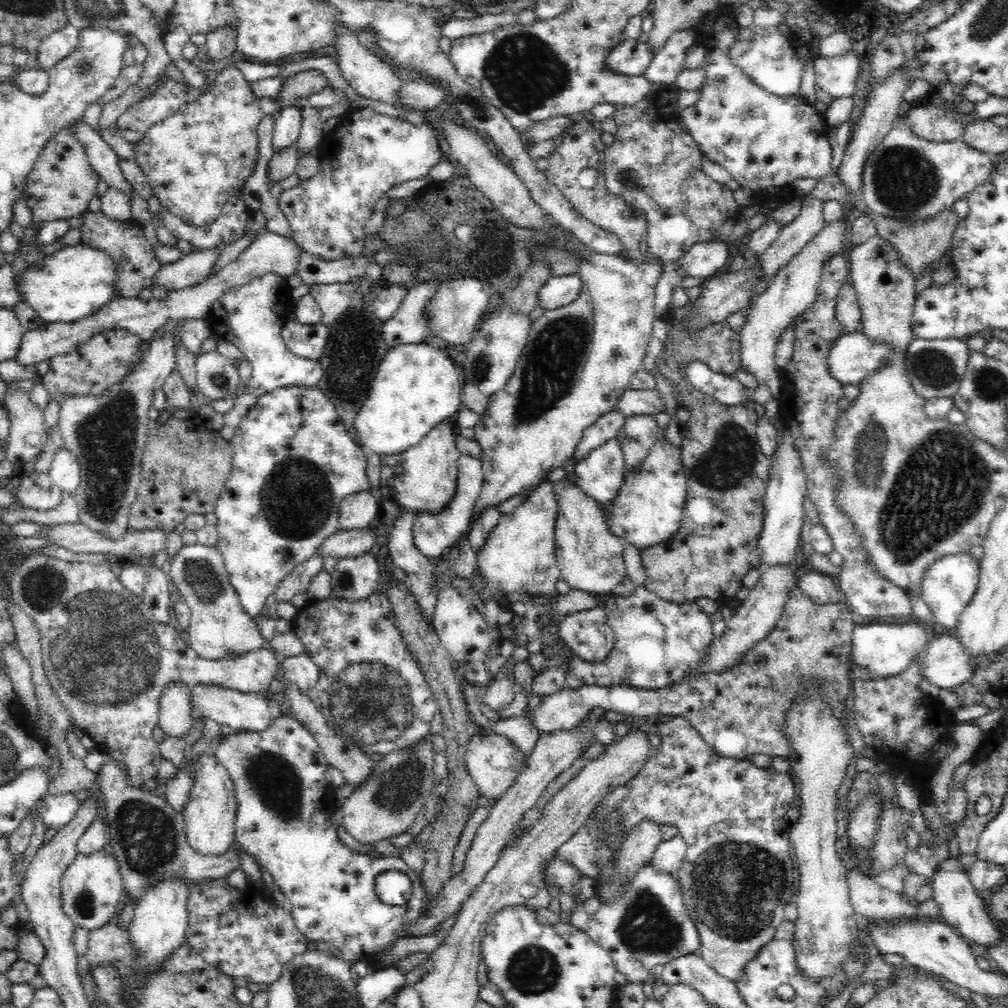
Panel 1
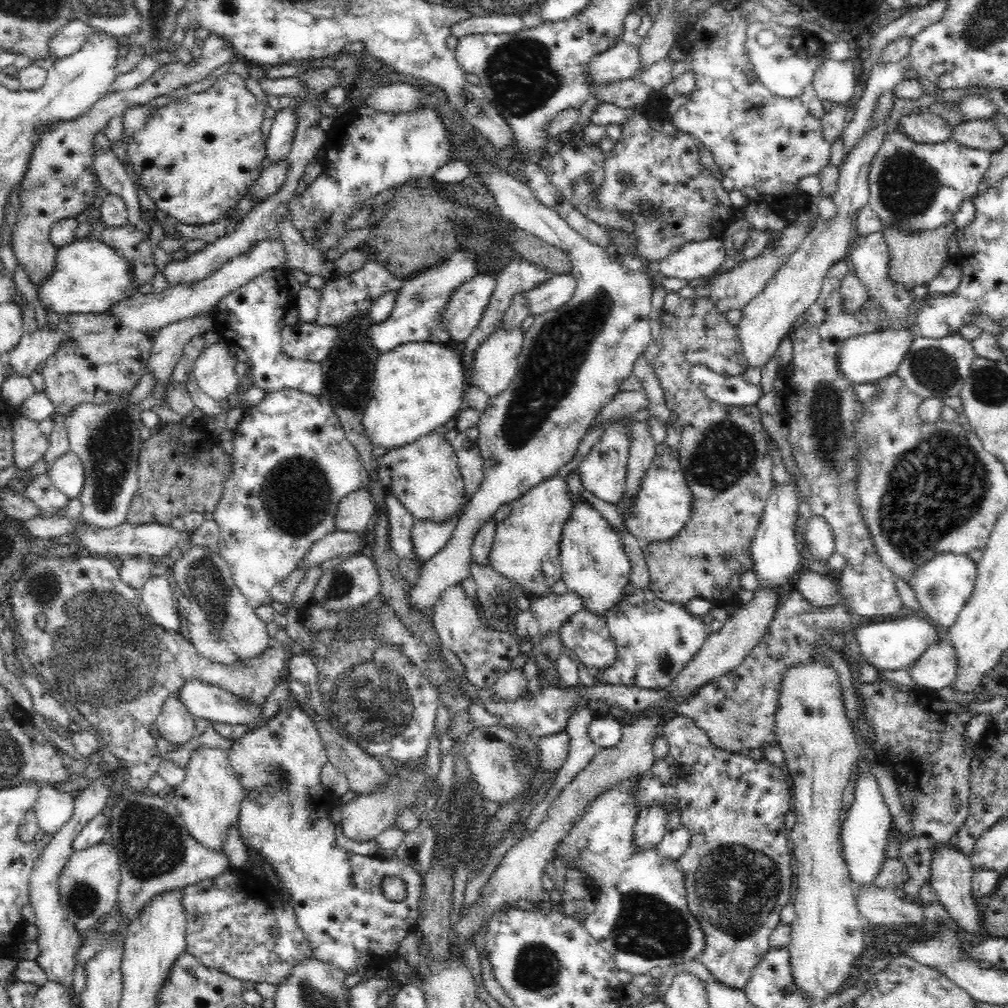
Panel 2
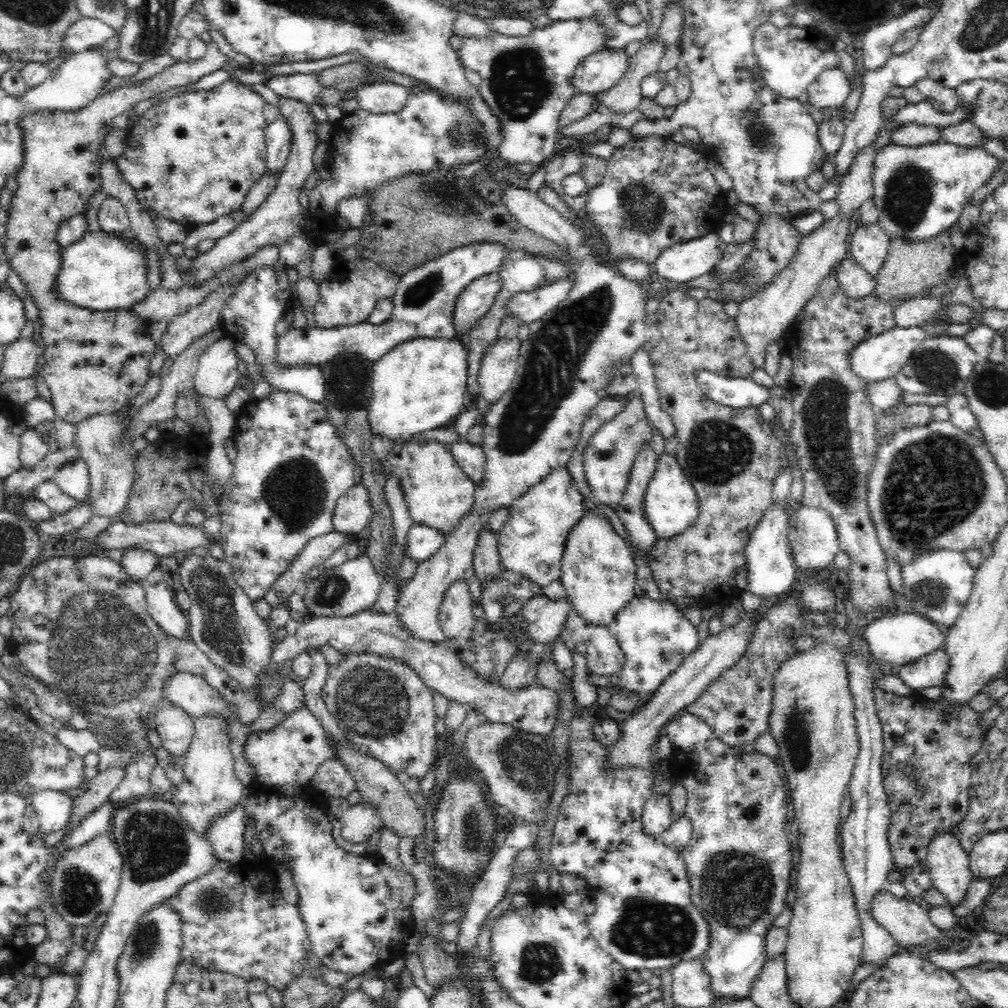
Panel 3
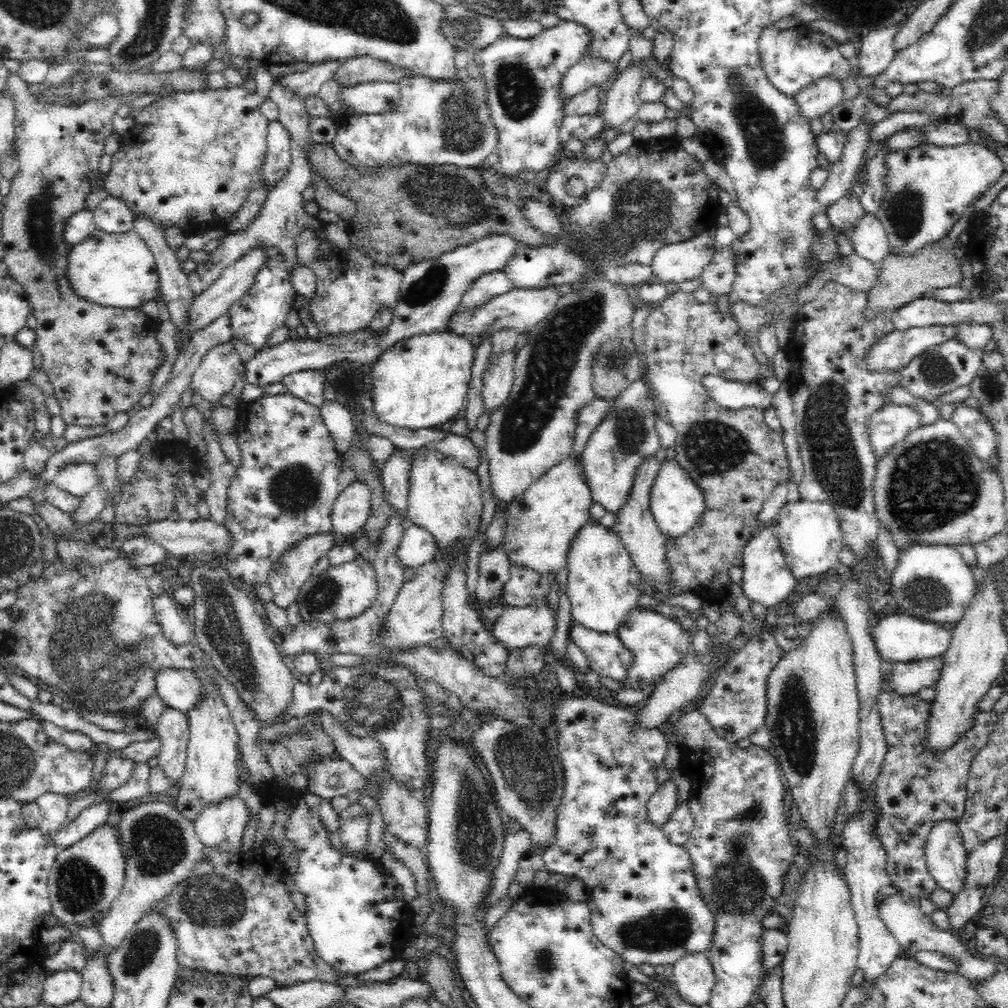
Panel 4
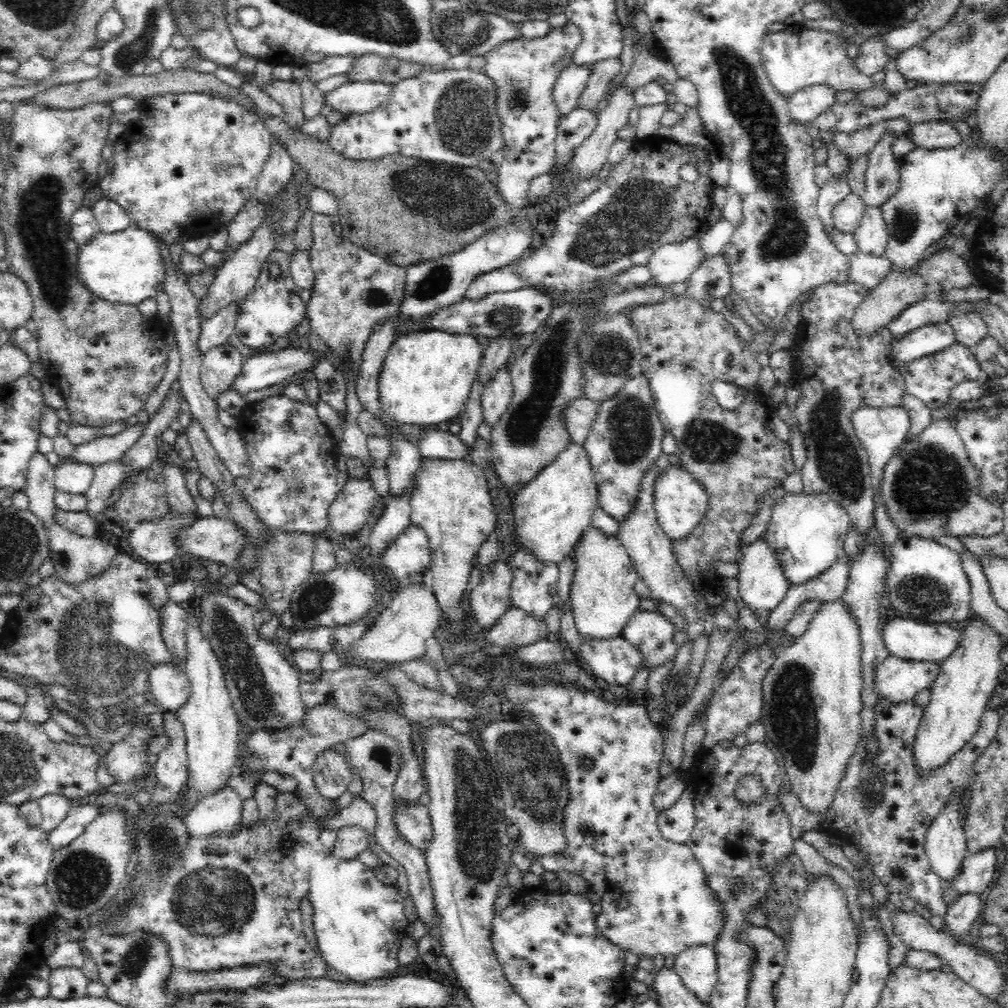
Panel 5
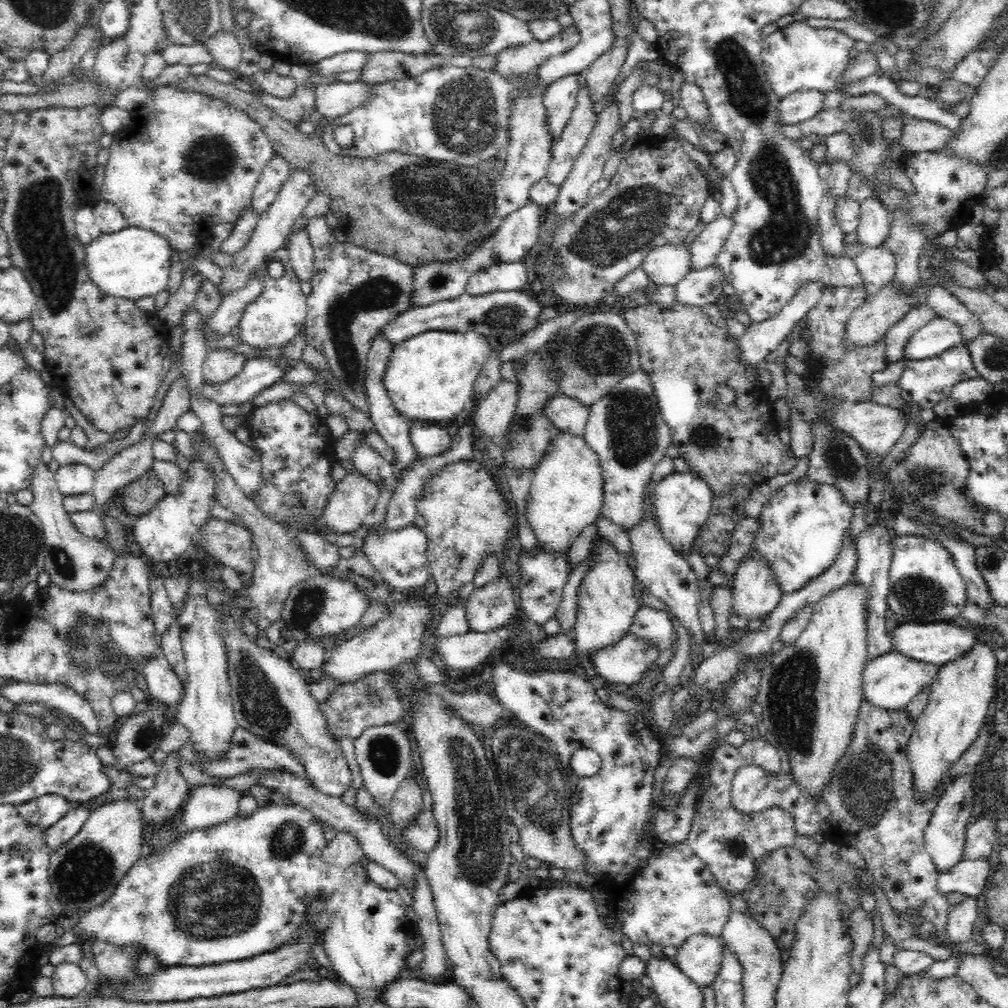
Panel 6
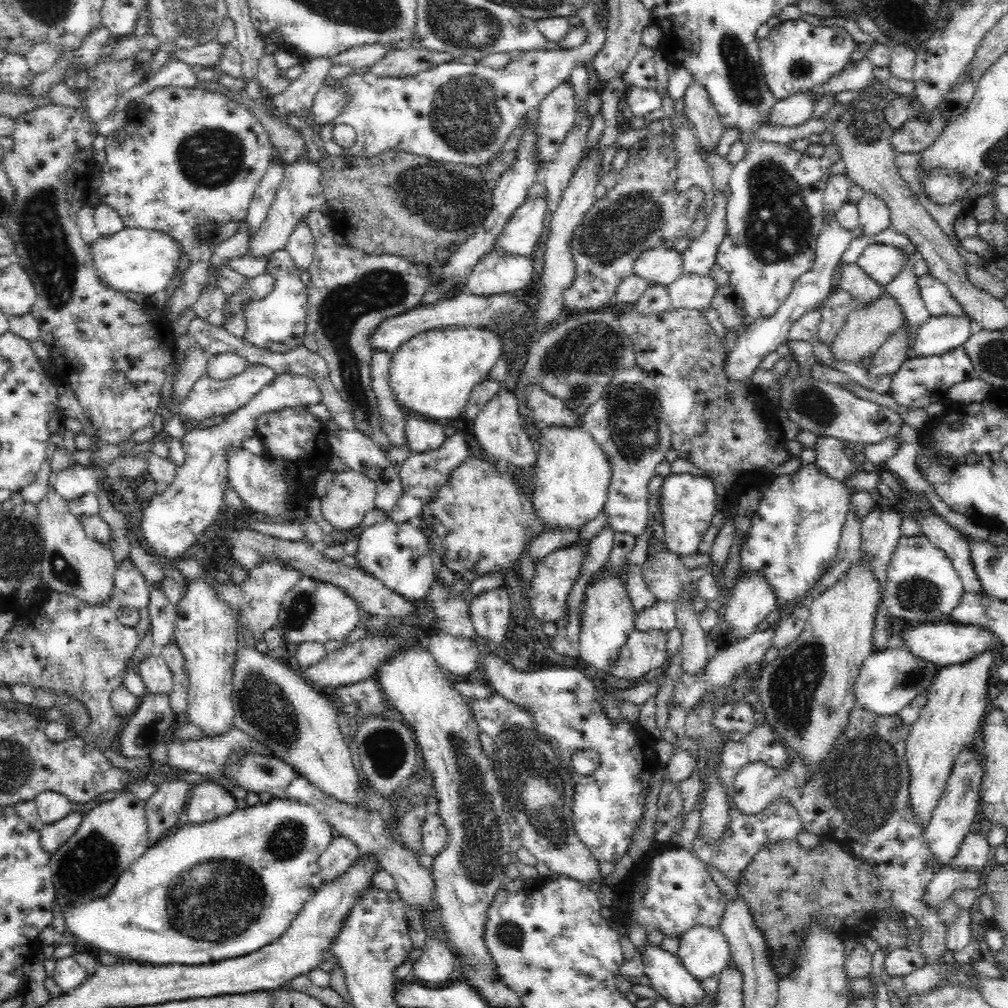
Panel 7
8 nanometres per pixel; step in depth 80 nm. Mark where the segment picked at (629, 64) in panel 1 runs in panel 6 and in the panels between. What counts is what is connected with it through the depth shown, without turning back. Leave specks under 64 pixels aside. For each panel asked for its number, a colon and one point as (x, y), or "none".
2: (619, 62)
3: (599, 71)
4: (587, 71)
5: (567, 88)
6: (559, 99)

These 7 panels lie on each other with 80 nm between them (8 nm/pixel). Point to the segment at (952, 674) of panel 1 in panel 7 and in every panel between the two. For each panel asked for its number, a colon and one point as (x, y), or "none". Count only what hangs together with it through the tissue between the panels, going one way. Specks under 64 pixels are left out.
2: (934, 671)
3: (929, 671)
4: (905, 679)
5: (896, 681)
6: (890, 682)
7: (889, 679)

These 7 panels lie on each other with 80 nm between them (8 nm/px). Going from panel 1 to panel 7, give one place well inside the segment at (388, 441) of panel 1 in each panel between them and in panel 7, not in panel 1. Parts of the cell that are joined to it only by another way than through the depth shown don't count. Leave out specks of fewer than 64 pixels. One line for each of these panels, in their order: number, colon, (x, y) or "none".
2: (419, 386)
3: (419, 385)
4: (421, 381)
5: (426, 377)
6: (429, 377)
7: (432, 374)

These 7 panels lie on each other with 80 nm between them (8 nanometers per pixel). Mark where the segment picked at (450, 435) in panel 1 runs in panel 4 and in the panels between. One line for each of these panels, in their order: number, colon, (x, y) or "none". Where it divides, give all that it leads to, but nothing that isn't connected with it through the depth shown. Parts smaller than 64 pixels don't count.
2: (424, 475)
3: (438, 493)
4: (445, 497)

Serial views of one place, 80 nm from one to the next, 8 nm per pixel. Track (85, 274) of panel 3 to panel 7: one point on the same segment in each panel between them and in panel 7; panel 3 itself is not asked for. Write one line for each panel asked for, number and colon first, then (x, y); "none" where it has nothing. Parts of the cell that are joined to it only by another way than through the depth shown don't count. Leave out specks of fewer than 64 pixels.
4: (113, 269)
5: (128, 267)
6: (132, 263)
7: (144, 261)

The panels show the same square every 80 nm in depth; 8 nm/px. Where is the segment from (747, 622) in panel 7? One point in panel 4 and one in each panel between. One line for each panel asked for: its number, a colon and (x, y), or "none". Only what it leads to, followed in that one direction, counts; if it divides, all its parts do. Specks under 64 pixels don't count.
4: (766, 580)
5: (761, 586)
6: (755, 593)

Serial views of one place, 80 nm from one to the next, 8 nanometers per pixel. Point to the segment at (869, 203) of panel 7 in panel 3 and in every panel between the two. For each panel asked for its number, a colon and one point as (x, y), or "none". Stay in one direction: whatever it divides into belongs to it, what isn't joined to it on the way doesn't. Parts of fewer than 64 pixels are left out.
3: (870, 244)
4: (870, 241)
5: (871, 235)
6: (874, 227)

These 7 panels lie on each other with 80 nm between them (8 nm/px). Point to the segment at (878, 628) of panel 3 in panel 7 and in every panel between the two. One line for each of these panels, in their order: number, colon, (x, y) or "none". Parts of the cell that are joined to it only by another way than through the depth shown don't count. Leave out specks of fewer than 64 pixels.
4: (900, 637)
5: (923, 642)
6: (938, 644)
7: (946, 644)

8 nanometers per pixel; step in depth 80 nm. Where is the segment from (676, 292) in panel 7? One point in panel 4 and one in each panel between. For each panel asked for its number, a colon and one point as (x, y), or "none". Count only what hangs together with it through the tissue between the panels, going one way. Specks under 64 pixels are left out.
4: (717, 277)
5: (711, 280)
6: (698, 287)

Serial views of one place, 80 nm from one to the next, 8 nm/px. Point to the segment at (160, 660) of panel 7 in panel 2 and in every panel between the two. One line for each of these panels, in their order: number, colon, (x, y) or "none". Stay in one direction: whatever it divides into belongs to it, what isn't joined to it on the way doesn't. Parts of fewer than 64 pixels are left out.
2: (203, 700)
3: (190, 692)
4: (178, 689)
5: (168, 684)
6: (163, 685)

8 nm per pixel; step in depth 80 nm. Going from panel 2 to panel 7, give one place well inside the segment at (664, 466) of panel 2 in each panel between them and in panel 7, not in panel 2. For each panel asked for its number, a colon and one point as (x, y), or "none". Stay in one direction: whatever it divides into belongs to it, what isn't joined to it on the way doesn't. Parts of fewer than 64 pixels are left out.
3: (671, 503)
4: (677, 503)
5: (680, 501)
6: (683, 501)
7: (688, 502)

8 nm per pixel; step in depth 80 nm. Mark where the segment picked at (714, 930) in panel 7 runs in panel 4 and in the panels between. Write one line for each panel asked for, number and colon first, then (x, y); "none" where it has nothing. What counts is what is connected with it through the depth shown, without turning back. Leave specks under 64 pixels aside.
4: (694, 976)
5: (697, 965)
6: (700, 957)

